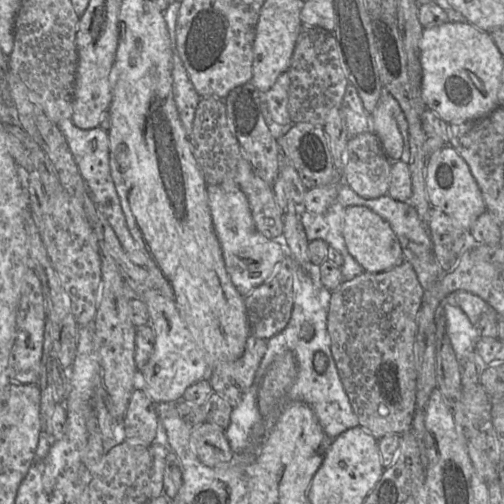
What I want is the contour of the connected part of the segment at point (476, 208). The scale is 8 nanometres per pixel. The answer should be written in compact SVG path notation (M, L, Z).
M449 144L429 158L425 171L425 189L432 207L440 209L467 230L487 210L481 189L470 167Z

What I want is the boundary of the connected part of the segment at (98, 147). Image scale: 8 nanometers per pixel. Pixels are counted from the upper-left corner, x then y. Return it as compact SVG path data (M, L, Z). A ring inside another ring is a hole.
M72 119L61 120L58 123L58 127L66 138L72 156L98 211L104 215L113 229L129 260L137 266L145 267L145 256L139 249L127 227L125 215L122 211L120 200L111 176L108 132L104 131L99 126L88 130L80 129L74 125Z

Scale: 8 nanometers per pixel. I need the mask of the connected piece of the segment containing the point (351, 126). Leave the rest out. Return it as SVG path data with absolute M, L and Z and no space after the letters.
M350 82L345 88L340 110L346 121L348 141L355 135L372 131L371 115L365 111L356 88Z

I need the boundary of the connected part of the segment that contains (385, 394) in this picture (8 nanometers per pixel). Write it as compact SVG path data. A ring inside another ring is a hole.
M404 260L390 270L364 272L350 281L344 281L331 294L327 331L332 356L359 426L376 440L391 434L402 435L412 425L416 411L417 379L414 347L418 330L417 313L423 293L412 265Z

